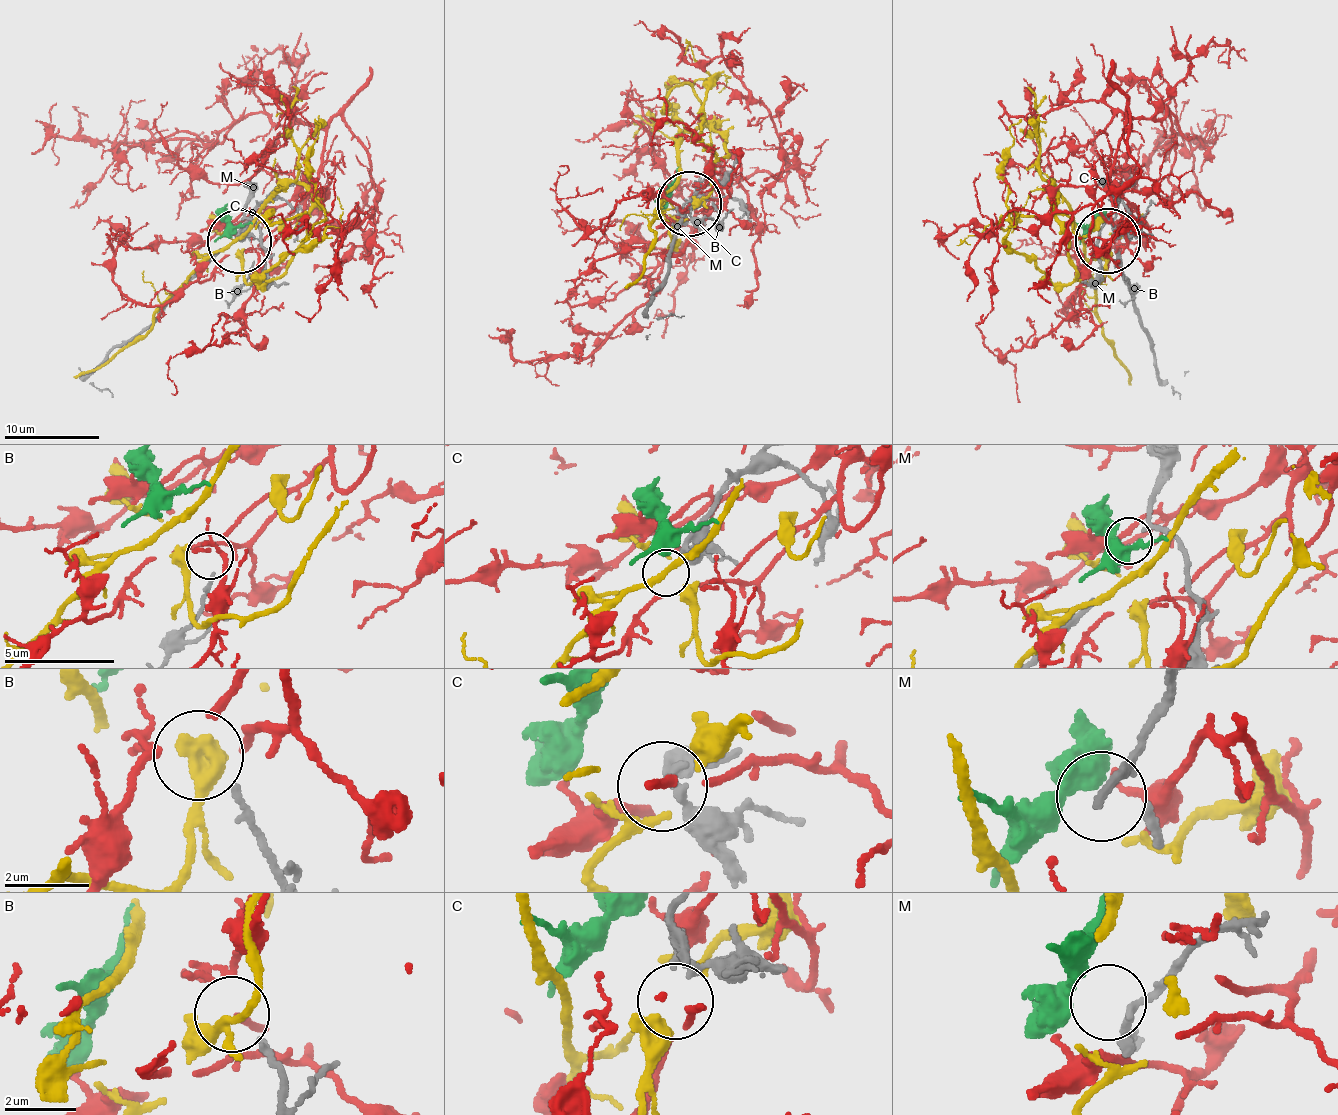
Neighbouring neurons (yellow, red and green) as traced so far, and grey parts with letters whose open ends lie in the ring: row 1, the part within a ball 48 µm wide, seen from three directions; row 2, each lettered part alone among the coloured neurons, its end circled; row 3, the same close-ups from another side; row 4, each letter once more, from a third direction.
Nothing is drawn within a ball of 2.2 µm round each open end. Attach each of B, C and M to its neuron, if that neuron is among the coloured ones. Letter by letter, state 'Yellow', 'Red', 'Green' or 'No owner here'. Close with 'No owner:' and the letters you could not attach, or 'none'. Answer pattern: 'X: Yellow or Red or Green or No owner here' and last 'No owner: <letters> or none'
B: Red
C: No owner here
M: Green
No owner: C

